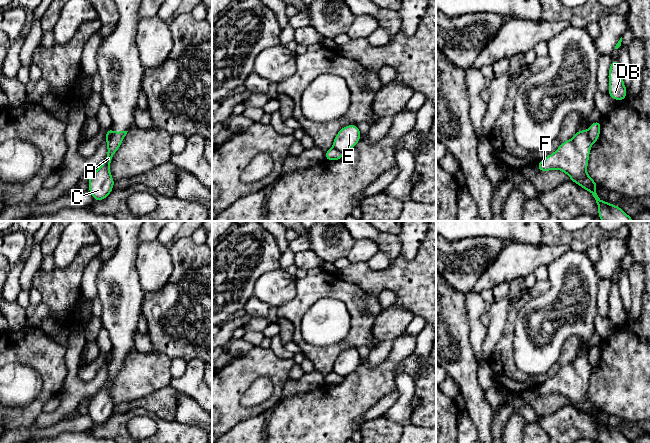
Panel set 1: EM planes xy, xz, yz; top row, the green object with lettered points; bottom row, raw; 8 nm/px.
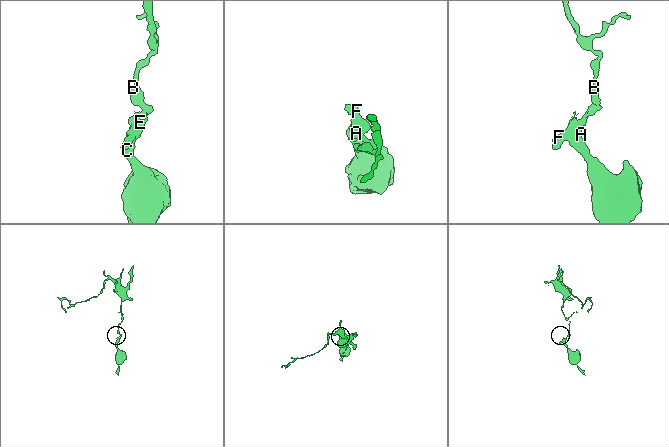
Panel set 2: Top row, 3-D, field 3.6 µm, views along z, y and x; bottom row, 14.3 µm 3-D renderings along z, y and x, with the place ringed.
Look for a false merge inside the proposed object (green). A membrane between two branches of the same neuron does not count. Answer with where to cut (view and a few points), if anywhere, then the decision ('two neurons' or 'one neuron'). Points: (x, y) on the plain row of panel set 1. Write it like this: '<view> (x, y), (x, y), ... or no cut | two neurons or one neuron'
yz (587, 355), (588, 362), (593, 367) | two neurons

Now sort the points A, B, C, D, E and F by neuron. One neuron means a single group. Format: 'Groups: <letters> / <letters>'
Groups: A C E F / B D

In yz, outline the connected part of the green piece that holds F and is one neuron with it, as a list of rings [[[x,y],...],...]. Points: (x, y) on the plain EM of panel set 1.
[[[579,353],[571,363],[562,366],[554,377],[541,384],[537,393],[541,396],[561,394],[573,407],[590,416],[596,424],[600,443],[633,443],[618,429],[612,429],[598,421],[598,408],[587,398],[592,368],[588,355]]]

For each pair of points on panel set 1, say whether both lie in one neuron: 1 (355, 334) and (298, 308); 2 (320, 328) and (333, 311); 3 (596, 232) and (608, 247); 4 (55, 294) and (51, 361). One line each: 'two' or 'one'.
1: one
2: one
3: two
4: two

